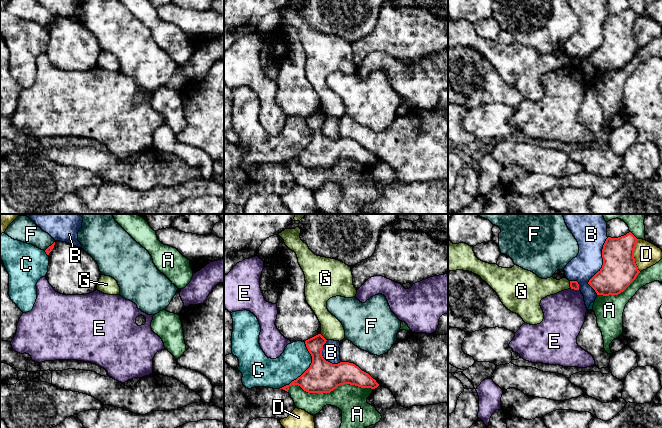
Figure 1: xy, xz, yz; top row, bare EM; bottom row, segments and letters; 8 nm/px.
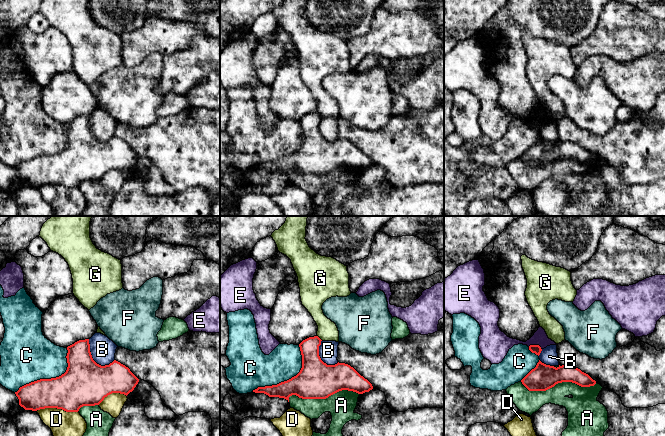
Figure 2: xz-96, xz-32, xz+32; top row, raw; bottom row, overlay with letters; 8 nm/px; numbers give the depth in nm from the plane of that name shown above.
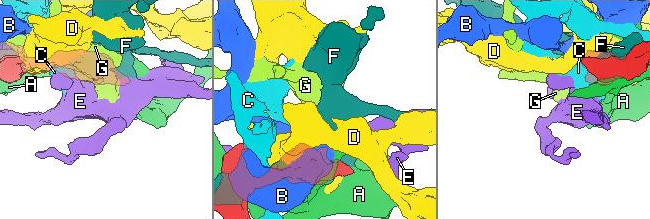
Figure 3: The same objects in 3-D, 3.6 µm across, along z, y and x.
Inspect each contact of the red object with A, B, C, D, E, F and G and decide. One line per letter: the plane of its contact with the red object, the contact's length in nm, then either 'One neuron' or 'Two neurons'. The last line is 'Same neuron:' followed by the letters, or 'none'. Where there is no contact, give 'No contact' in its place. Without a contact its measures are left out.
A: Touches red in xz. Shared border 700 nm. Two neurons
B: Touches red in yz. Shared border 480 nm. Two neurons
C: Touches red in xz. Shared border 440 nm. Two neurons
D: Touches red in yz. Shared border 260 nm. Two neurons
E: Touches red in yz. Shared border 70 nm. Two neurons
F: Touches red in xy. Shared border 120 nm. Two neurons
G: Touches red in yz. Shared border 70 nm. Two neurons
Same neuron: none

